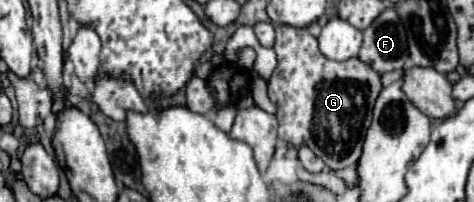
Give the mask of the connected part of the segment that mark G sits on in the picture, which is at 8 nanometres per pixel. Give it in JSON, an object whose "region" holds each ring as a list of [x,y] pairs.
{"region":[[[278,25],[274,51],[278,55],[278,67],[268,81],[268,95],[270,95],[270,101],[274,99],[278,107],[278,121],[280,121],[278,137],[294,147],[302,147],[302,145],[310,147],[334,171],[356,163],[362,155],[362,143],[372,123],[374,103],[382,91],[380,75],[370,65],[362,63],[356,57],[348,61],[326,59],[318,49],[316,37],[312,37],[306,27]]]}

